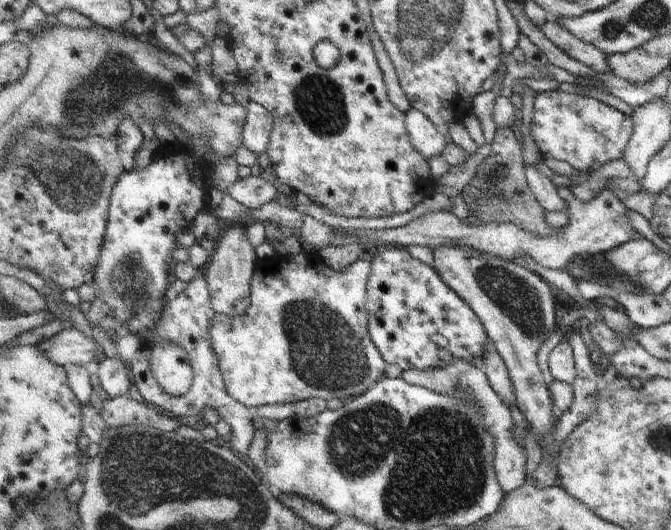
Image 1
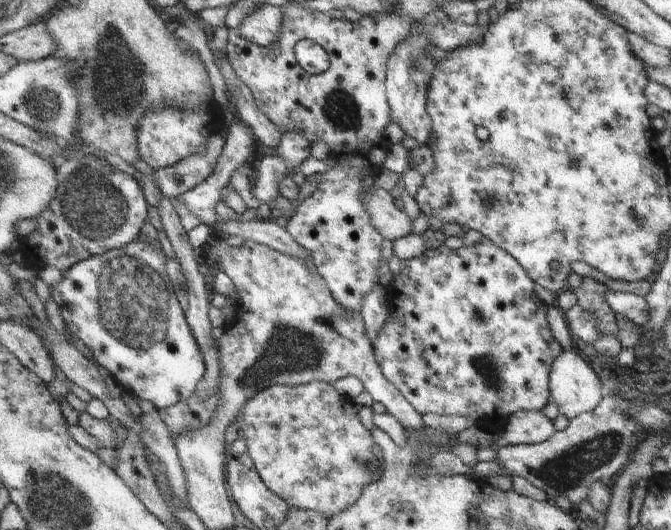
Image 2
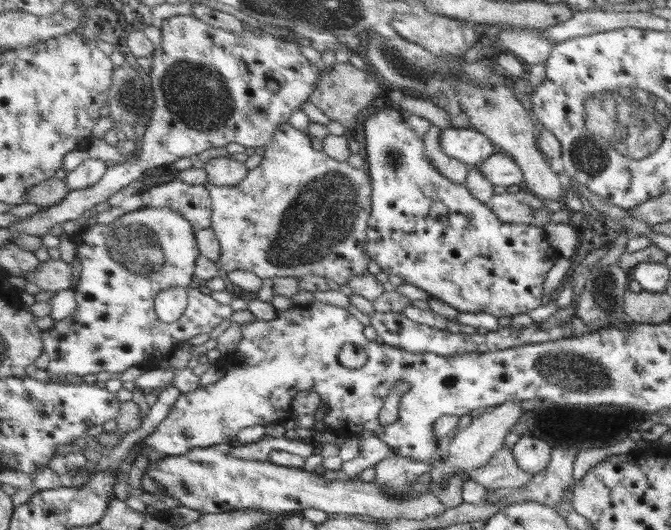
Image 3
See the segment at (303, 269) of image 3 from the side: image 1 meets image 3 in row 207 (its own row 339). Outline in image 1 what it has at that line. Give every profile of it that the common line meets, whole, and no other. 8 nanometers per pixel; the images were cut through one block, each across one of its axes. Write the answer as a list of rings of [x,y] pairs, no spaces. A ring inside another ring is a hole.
[[[301,250],[296,255],[271,256],[258,260],[252,281],[252,304],[244,316],[227,317],[217,313],[211,335],[222,376],[229,395],[247,406],[263,407],[299,403],[321,398],[346,402],[362,396],[387,376],[402,376],[397,366],[387,363],[370,336],[367,308],[367,286],[371,262],[367,257],[357,260],[345,271],[335,271],[320,254]]]

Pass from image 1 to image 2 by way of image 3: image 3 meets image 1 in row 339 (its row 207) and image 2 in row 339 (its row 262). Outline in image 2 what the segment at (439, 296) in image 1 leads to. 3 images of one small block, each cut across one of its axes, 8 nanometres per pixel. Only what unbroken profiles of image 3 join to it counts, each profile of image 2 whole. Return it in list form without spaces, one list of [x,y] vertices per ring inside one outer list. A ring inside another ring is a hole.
[[[488,240],[485,243],[477,243],[473,246],[461,247],[457,250],[437,248],[427,250],[425,254],[412,260],[401,261],[401,272],[394,278],[393,285],[386,295],[386,307],[388,319],[375,338],[374,354],[382,368],[383,375],[403,394],[411,406],[419,414],[433,413],[440,416],[464,416],[475,421],[475,426],[487,426],[485,420],[497,420],[497,426],[505,429],[507,420],[511,414],[519,410],[541,410],[549,404],[551,399],[550,375],[554,363],[562,356],[563,346],[557,342],[548,320],[548,306],[539,298],[535,291],[535,282],[527,274],[526,269],[509,252],[499,248],[495,242]]]

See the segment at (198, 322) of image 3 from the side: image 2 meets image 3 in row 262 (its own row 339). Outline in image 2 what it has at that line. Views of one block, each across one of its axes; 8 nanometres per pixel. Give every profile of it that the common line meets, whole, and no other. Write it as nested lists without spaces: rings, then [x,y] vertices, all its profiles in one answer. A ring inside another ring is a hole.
[[[138,237],[136,240],[133,240],[131,244],[123,246],[123,248],[109,250],[109,252],[105,252],[102,256],[95,256],[83,260],[82,262],[75,264],[72,268],[63,271],[63,279],[57,284],[57,286],[53,286],[51,289],[53,302],[59,306],[61,316],[63,316],[63,319],[67,322],[67,327],[74,336],[81,340],[81,342],[90,349],[92,356],[97,361],[97,365],[107,369],[112,375],[114,381],[124,391],[129,392],[142,400],[149,401],[155,406],[155,408],[157,408],[157,410],[174,406],[175,404],[194,396],[195,392],[197,392],[197,388],[199,388],[201,378],[205,376],[203,354],[201,354],[199,344],[197,344],[197,338],[193,336],[193,330],[188,324],[186,311],[181,308],[181,304],[179,304],[179,300],[177,300],[175,284],[171,281],[166,266],[167,263],[168,258],[165,256],[165,252],[163,252],[159,242],[151,244],[150,242],[144,241]]]

